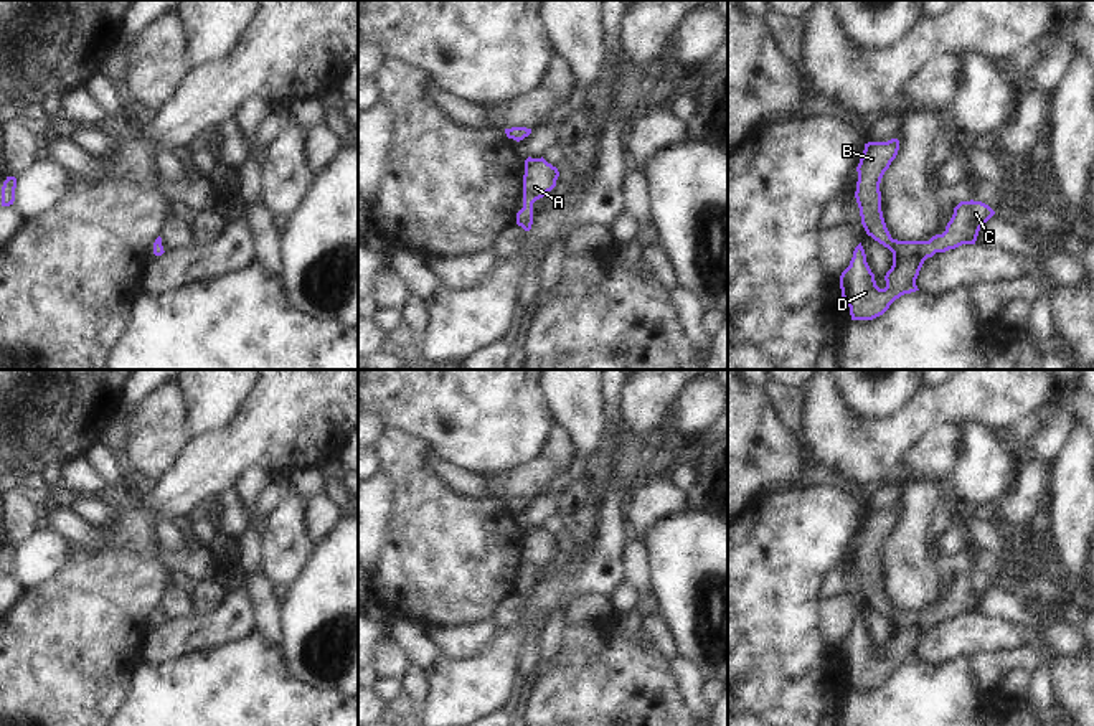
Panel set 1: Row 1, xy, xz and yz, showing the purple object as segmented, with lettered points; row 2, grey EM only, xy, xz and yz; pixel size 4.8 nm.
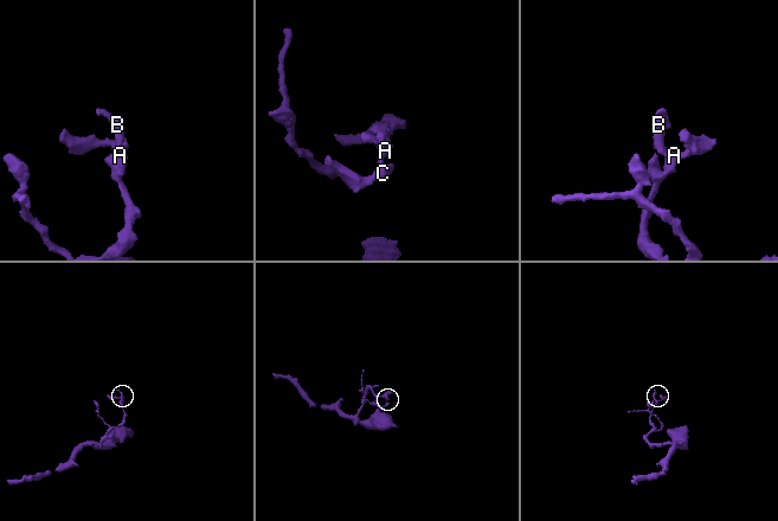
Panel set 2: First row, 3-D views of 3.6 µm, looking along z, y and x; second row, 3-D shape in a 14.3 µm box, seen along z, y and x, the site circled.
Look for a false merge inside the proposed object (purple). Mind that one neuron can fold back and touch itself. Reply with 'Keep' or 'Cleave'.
Keep

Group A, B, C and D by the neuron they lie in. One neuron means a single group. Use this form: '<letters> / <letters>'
A B C D

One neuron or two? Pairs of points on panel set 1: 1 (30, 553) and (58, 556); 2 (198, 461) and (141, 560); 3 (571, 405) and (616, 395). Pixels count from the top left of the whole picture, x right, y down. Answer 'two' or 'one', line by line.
1: one
2: one
3: two

